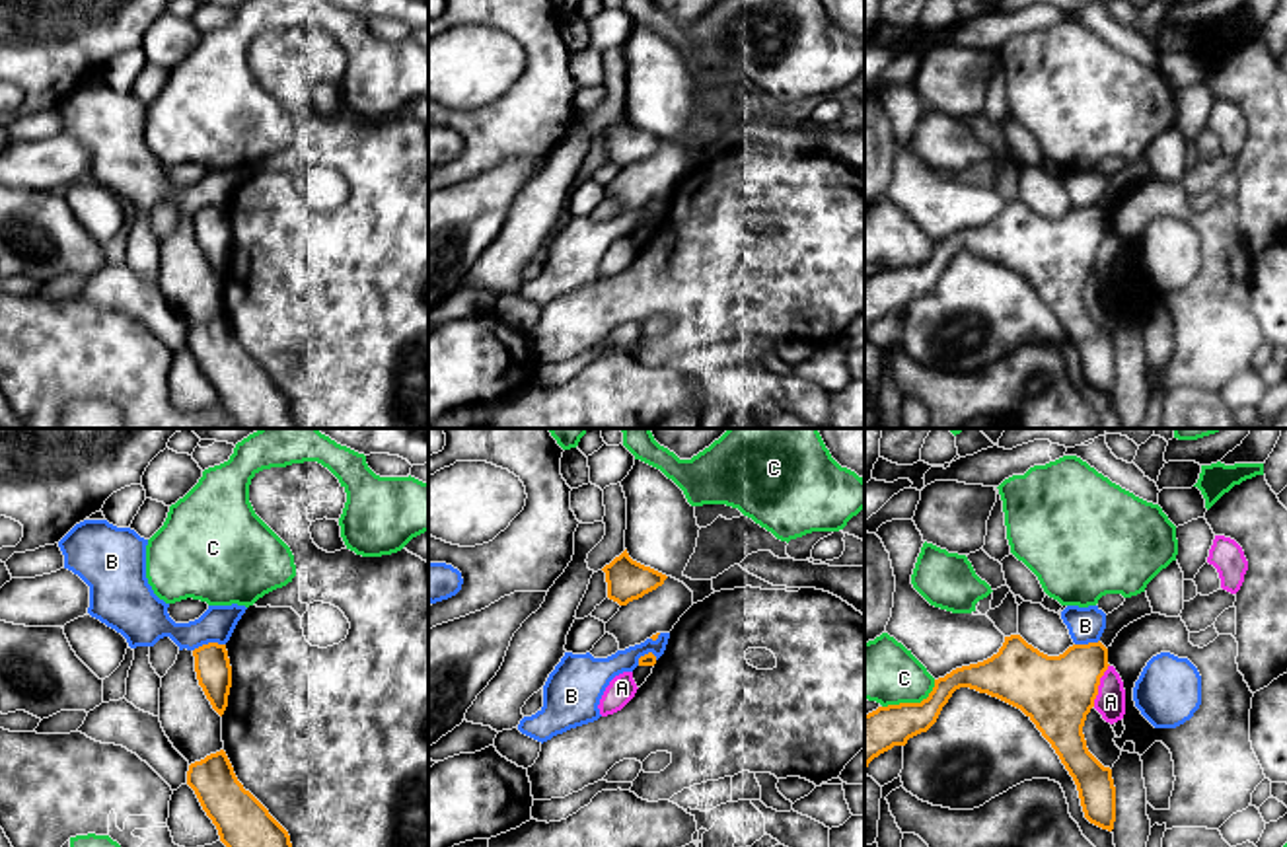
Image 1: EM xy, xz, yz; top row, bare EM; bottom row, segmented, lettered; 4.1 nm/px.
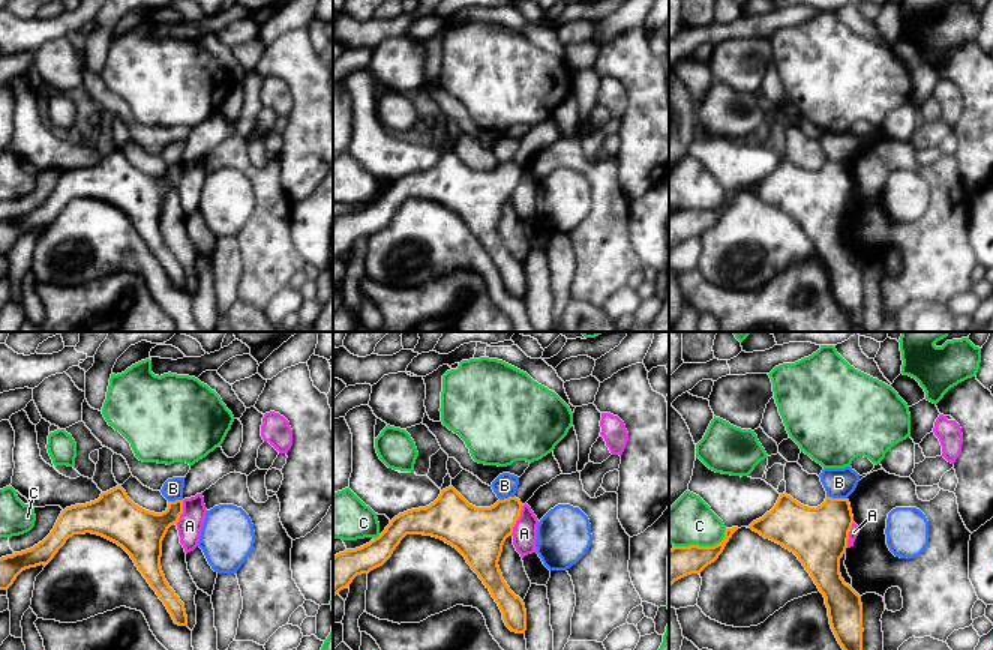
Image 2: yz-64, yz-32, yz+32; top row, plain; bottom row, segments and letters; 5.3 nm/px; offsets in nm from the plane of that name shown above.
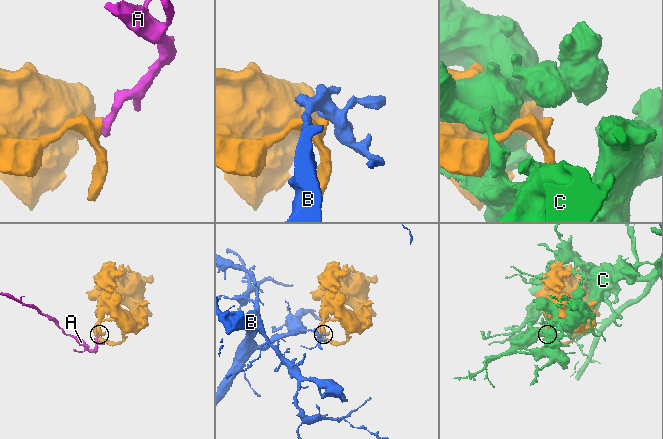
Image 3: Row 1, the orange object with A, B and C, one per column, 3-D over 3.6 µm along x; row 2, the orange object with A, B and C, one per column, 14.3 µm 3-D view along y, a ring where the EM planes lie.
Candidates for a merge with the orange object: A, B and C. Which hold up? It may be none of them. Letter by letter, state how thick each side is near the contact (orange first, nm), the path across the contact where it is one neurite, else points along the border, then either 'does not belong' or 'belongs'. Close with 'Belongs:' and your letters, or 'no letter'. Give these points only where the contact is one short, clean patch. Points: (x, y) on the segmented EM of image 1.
A: calibres 300 and 130 nm; border yz (1108, 664), (1093, 705); does not belong
B: calibres 150 and 150 nm; border xy (224, 643), (203, 643), (193, 651); does not belong
C: calibres 190 and 260 nm; does not belong
Belongs: no letter

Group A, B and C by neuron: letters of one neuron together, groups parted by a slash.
A / B / C

